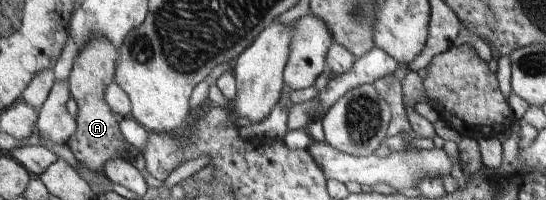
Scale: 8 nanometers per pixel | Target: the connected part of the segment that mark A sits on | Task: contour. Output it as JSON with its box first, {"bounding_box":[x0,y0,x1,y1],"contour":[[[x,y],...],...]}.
{"bounding_box":[66,36,129,174],"contour":[[[95,36],[95,40],[85,44],[78,52],[68,79],[70,96],[78,106],[75,117],[77,129],[66,145],[71,148],[79,164],[87,166],[98,174],[103,174],[106,164],[111,159],[127,158],[129,161],[121,118],[111,109],[106,100],[107,88],[115,80],[118,50],[105,36]]]}

